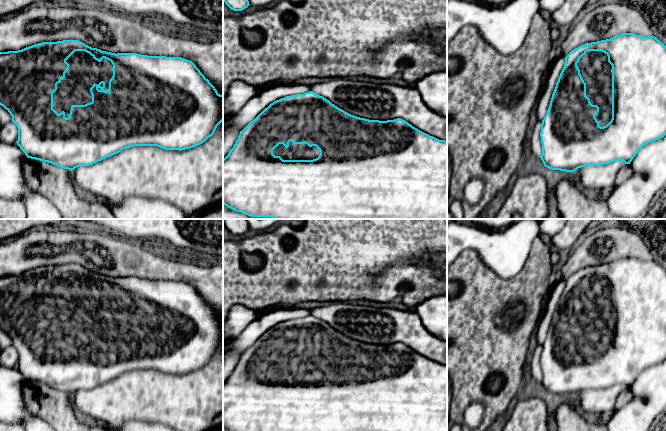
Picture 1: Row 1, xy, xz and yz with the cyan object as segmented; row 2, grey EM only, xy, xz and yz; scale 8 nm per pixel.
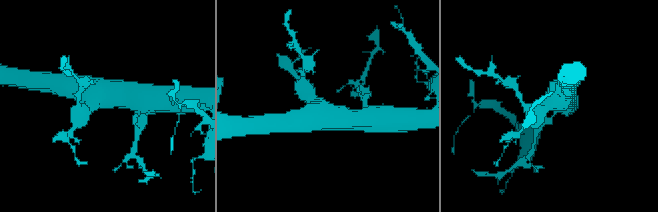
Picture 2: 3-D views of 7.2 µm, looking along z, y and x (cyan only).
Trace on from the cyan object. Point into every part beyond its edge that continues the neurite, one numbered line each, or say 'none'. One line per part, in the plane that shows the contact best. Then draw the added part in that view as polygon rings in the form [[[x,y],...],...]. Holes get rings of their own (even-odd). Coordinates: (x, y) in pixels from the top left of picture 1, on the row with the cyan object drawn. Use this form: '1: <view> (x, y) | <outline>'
1: xy (84, 71) | [[[75,51],[66,62],[69,64],[69,70],[53,93],[53,109],[58,114],[64,111],[65,117],[68,118],[72,105],[92,102],[90,88],[94,83],[98,85],[104,81],[103,90],[109,90],[113,64],[105,58],[99,62],[85,51]]]

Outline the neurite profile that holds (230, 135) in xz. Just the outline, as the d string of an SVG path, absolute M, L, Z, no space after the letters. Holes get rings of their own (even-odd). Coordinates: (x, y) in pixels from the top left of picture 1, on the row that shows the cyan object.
M230 125L228 128L223 126L223 159L228 155L229 151L233 148L240 130Z

